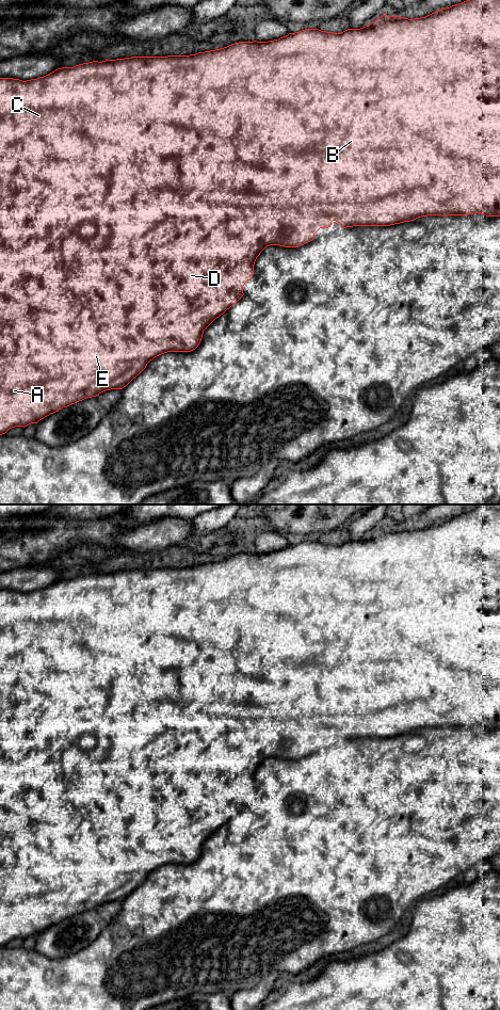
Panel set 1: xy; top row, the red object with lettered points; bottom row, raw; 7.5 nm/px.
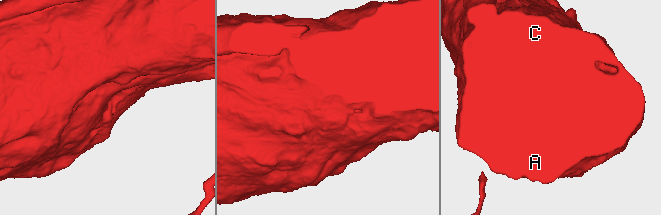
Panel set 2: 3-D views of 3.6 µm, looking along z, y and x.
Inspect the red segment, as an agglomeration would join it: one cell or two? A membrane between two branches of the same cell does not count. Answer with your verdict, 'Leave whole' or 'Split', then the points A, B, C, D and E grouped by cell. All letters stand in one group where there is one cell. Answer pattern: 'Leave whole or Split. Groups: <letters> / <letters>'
Leave whole. Groups: A B C D E

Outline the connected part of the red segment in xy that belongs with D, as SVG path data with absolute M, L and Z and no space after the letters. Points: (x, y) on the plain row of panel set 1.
M475 504L475 507L474 507L474 509L473 509L473 510L472 510L472 511L470 511L470 512L467 512L467 513L464 513L464 514L462 514L462 515L458 515L458 516L455 516L455 517L452 517L452 518L450 518L450 519L446 519L446 520L442 520L442 522L439 522L439 523L436 523L436 524L434 524L434 525L432 525L432 526L430 526L430 527L428 527L428 528L425 528L425 529L420 529L420 530L414 530L414 531L408 531L408 530L404 530L404 529L399 529L399 528L397 528L397 527L394 527L394 528L388 528L388 527L383 527L383 528L381 528L381 529L378 529L378 530L377 530L377 531L376 531L376 532L375 532L375 533L373 533L373 534L371 534L371 535L370 535L370 536L368 536L368 538L366 538L366 539L364 539L364 540L360 540L360 541L348 541L348 542L345 542L345 543L343 543L343 544L341 544L341 545L333 545L333 544L326 544L326 543L321 543L321 542L319 542L319 541L306 541L306 542L302 542L302 543L300 543L300 544L295 544L295 545L289 545L289 546L288 546L288 547L286 547L286 548L283 548L283 549L280 549L280 550L278 550L278 551L274 551L274 552L269 552L269 554L257 554L257 552L254 552L254 554L239 554L239 555L235 555L235 556L231 556L231 557L229 557L229 558L227 558L227 559L224 559L224 560L221 560L221 561L215 561L215 562L210 562L210 563L205 563L205 564L198 564L198 565L195 565L195 566L190 566L190 567L167 567L167 568L131 568L131 570L125 570L125 571L116 571L116 572L106 572L106 573L102 573L102 574L98 574L98 573L93 573L93 574L88 574L88 575L83 575L83 576L79 576L79 577L76 577L76 578L74 578L74 579L62 579L62 580L58 580L58 581L55 581L55 582L54 582L54 583L52 583L52 584L50 584L50 586L49 586L49 587L46 587L46 588L44 588L44 589L39 589L39 590L37 590L37 591L31 591L31 592L27 592L27 593L22 593L22 592L19 592L19 591L13 591L13 590L0 590L0 947L2 947L2 946L5 946L5 945L6 945L6 944L7 944L7 943L9 943L9 942L10 942L10 941L12 941L12 940L15 940L15 939L23 939L23 940L25 940L25 939L27 939L27 937L29 937L29 936L31 936L31 935L37 935L37 934L38 934L38 933L39 933L39 932L42 932L42 931L44 931L44 930L45 930L45 929L47 929L47 928L49 928L49 927L50 927L50 926L53 926L53 925L55 925L55 924L59 924L59 923L60 923L60 921L62 921L62 920L63 920L63 919L67 919L67 918L69 918L69 917L71 917L71 916L75 916L75 915L77 915L77 914L79 914L79 913L82 913L82 912L84 912L84 911L86 911L86 910L87 910L87 911L88 911L88 910L92 910L92 909L96 909L96 908L98 908L98 907L99 907L99 905L101 905L101 904L103 904L103 903L106 903L106 902L111 902L111 901L123 901L123 900L124 900L124 899L126 899L126 898L127 898L127 897L128 897L128 896L129 896L129 895L130 895L130 894L131 894L131 893L132 893L132 892L133 892L133 891L135 891L135 889L136 889L136 888L138 888L138 887L139 887L139 886L140 886L140 885L141 885L141 884L142 884L142 883L143 883L143 882L144 882L144 881L145 881L145 880L146 880L146 878L147 878L147 876L148 876L148 875L149 875L149 873L150 873L150 872L152 872L152 871L154 871L154 870L155 870L155 869L157 869L157 868L159 868L159 867L161 867L161 866L164 866L164 865L167 865L167 864L191 864L191 863L193 863L193 862L195 862L195 861L196 861L196 860L197 860L197 859L198 859L198 857L199 857L199 855L200 855L200 853L201 853L201 850L203 850L203 846L204 846L204 843L205 843L205 841L206 841L206 840L207 840L207 839L208 839L208 838L209 838L209 837L210 837L210 836L211 836L211 835L212 835L212 834L213 834L213 833L214 833L214 832L215 832L215 831L216 831L216 830L219 830L219 829L220 829L220 828L221 828L221 827L223 827L223 825L224 825L224 824L225 824L225 823L226 823L226 822L227 822L227 821L229 821L229 820L230 820L230 819L231 819L231 818L232 818L232 817L233 817L233 816L236 816L236 815L237 815L237 814L238 814L238 813L239 813L239 812L240 812L240 811L241 811L241 809L242 809L242 808L243 808L243 806L244 806L244 805L243 805L243 798L244 798L244 797L245 797L245 795L246 795L246 793L247 793L247 792L249 792L249 791L251 791L251 790L252 790L252 789L253 789L253 787L254 787L254 776L255 776L255 773L256 773L256 771L257 771L257 769L258 769L258 768L259 768L259 767L260 767L260 765L261 765L261 764L262 764L262 763L263 763L263 761L264 761L264 760L265 760L265 759L267 759L267 758L270 758L270 757L279 757L279 758L285 758L285 759L299 759L299 758L301 758L301 757L304 757L304 756L306 756L306 755L308 755L308 754L310 754L310 753L312 753L312 752L313 752L313 750L314 750L314 746L316 746L316 744L317 744L317 743L318 743L318 742L319 742L319 741L320 741L320 740L328 740L328 739L330 739L330 737L332 737L332 734L333 734L333 733L336 733L336 734L338 734L338 735L339 735L339 736L340 736L340 737L341 737L341 739L342 739L342 740L346 740L346 739L353 739L353 738L390 738L390 737L394 737L394 736L400 736L400 735L404 735L404 734L410 734L410 733L414 733L414 732L416 732L416 731L418 731L418 730L421 730L421 728L428 728L428 727L441 727L441 728L448 728L448 727L467 727L467 726L473 726L473 725L481 725L481 726L484 726L484 727L486 727L486 728L500 728L500 511L498 511L498 510L495 510L495 509L491 509L491 508L489 508L489 507L487 507L487 506L479 506L479 504Z

